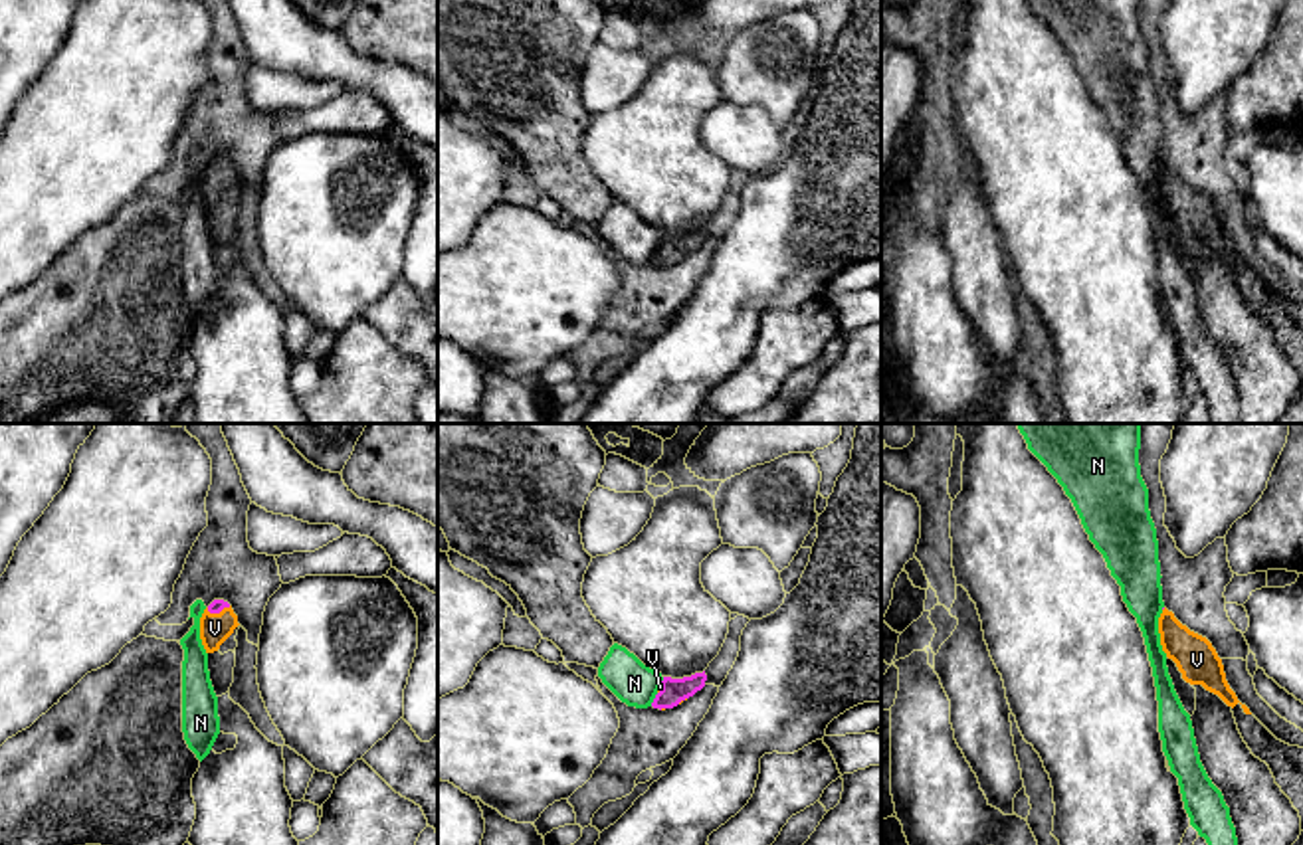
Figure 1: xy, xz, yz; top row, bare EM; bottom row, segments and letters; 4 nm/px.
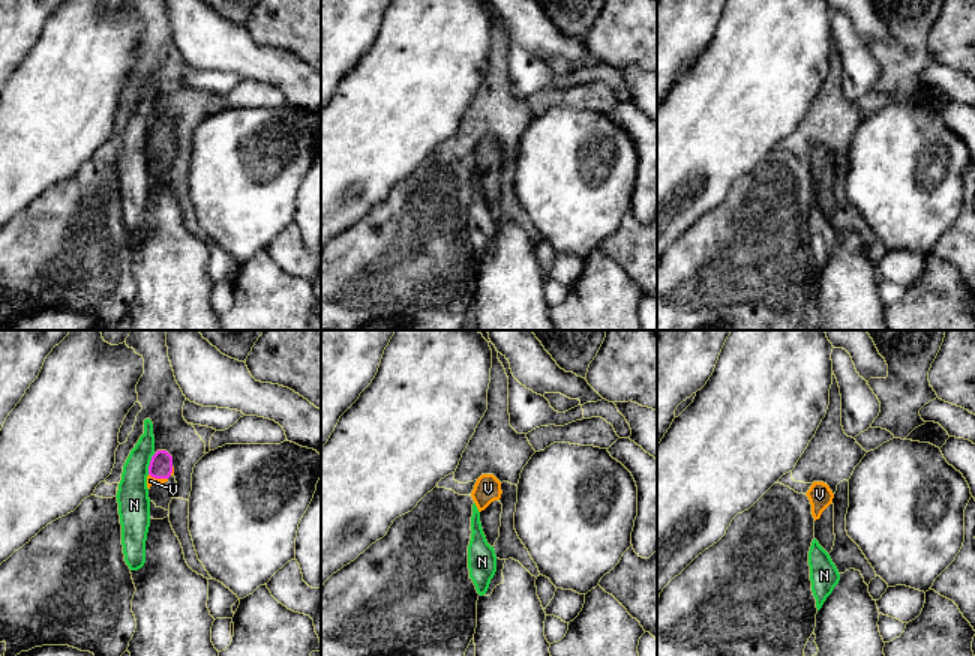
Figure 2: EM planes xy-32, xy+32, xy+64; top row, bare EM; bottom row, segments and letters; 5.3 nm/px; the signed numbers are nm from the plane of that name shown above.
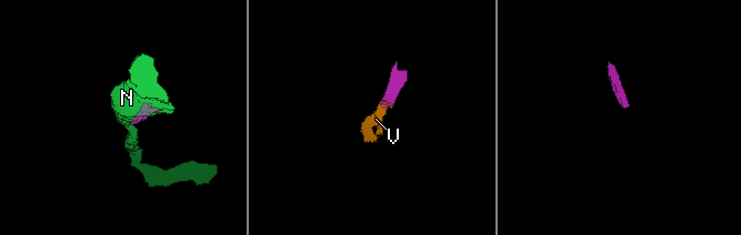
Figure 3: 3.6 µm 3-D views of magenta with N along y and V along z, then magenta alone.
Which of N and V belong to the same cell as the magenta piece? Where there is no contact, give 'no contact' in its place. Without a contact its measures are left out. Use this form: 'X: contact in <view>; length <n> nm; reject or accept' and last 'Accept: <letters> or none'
N: contact in xz; length 70 nm; reject
V: contact in xy; length 110 nm; accept
Accept: V

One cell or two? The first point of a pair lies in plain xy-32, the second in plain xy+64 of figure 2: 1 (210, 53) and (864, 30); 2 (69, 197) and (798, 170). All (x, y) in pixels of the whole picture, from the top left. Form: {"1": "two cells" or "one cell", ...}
{"1": "one cell", "2": "one cell"}

